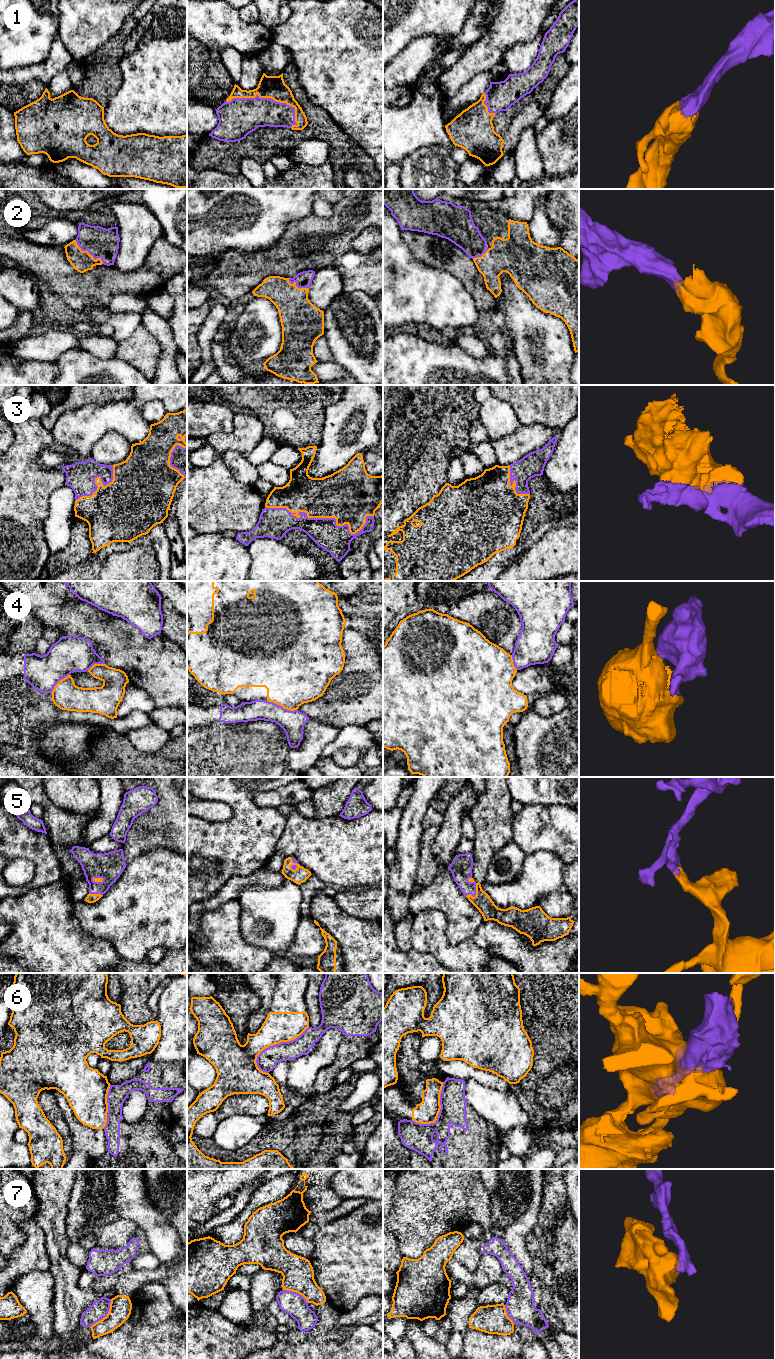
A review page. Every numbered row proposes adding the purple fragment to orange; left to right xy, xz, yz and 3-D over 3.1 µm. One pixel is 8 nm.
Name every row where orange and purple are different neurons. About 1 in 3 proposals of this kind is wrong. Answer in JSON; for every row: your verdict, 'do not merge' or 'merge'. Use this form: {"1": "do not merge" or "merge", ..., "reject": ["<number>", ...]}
{"1": "merge", "2": "merge", "3": "merge", "4": "do not merge", "5": "merge", "6": "do not merge", "7": "do not merge", "reject": ["4", "6", "7"]}

